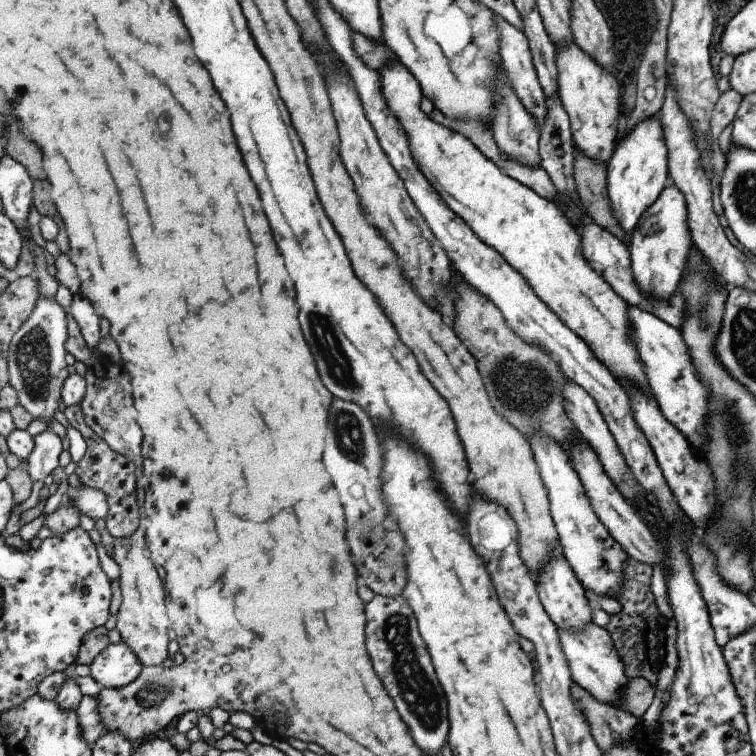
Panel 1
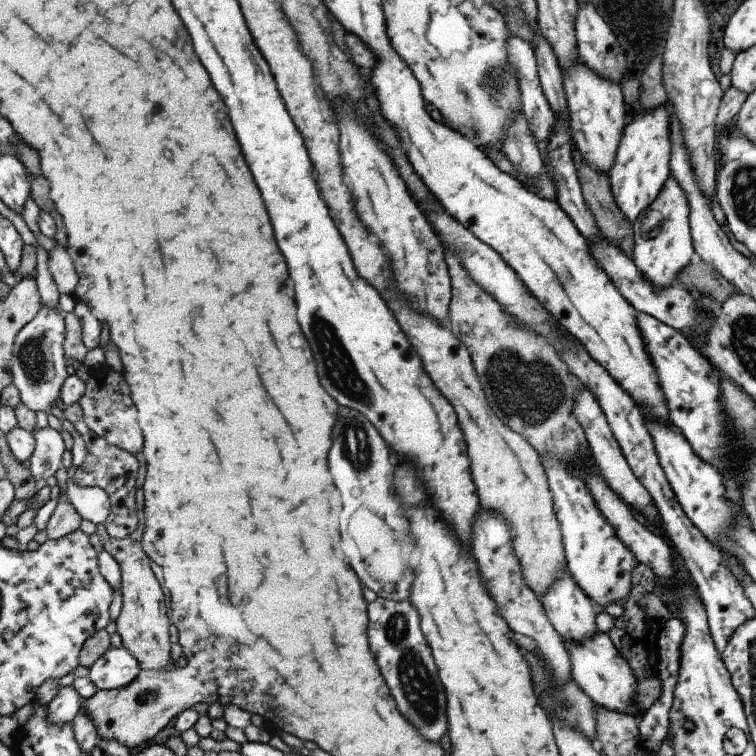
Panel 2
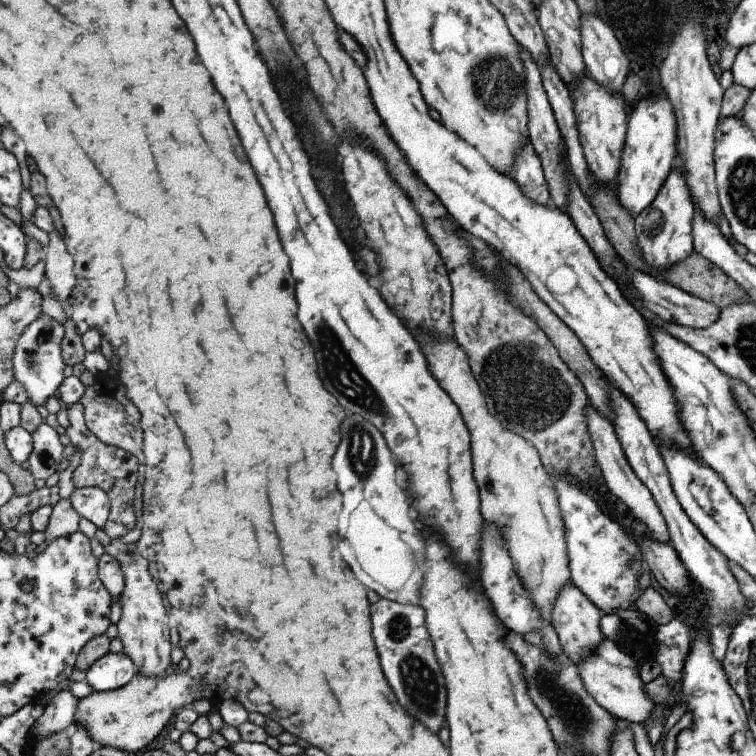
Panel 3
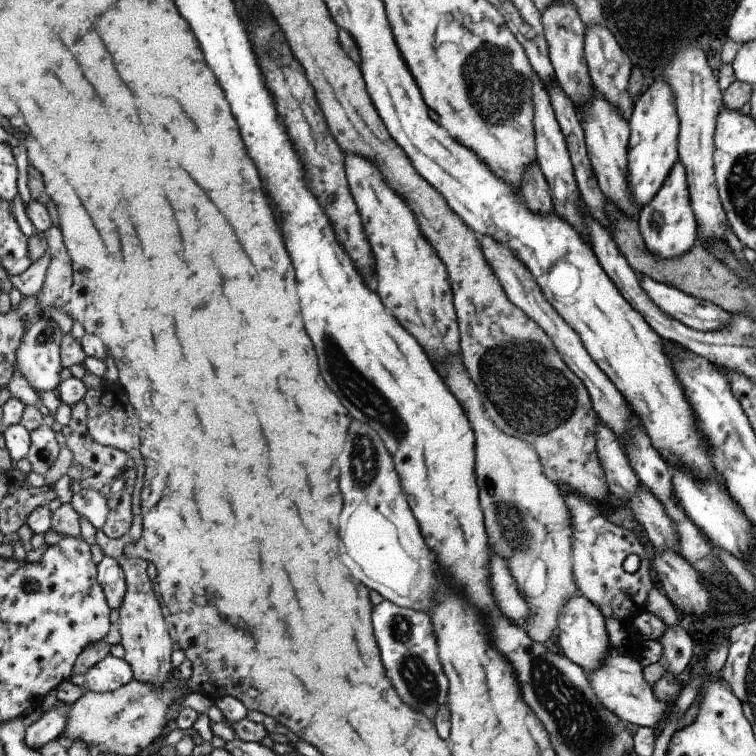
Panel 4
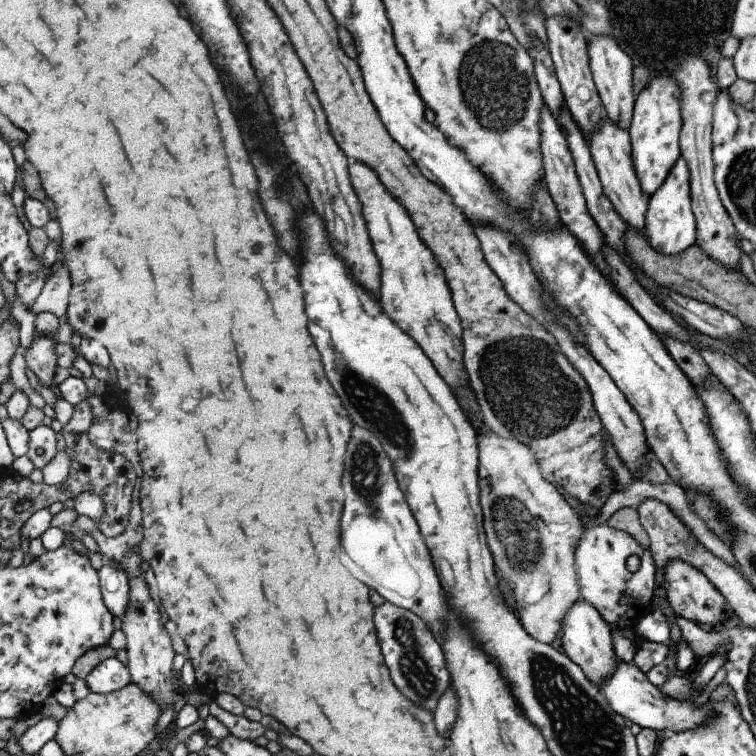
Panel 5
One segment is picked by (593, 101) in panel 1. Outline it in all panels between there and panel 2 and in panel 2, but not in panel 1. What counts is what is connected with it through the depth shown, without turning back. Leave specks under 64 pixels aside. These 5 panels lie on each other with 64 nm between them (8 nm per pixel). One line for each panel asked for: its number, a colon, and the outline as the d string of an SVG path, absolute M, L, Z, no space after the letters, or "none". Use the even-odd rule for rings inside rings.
2: M577 60L577 64L561 72L563 74L563 90L567 98L567 108L569 108L569 128L571 128L571 140L575 148L581 152L583 162L597 170L599 174L609 176L615 158L617 158L617 148L623 138L625 130L625 114L629 112L623 100L623 92L619 84L613 84L609 80L603 80L595 72L591 72L585 64Z

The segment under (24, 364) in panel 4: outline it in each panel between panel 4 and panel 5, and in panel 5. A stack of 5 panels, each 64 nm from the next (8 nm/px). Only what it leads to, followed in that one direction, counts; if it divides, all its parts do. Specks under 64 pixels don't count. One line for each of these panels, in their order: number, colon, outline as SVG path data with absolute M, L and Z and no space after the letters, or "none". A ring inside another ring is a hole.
5: M43 334L33 336L33 344L29 350L25 350L25 358L29 364L29 370L33 370L33 374L37 376L37 380L41 384L57 386L55 384L55 374L59 370L59 354L57 354L57 338L47 338Z

